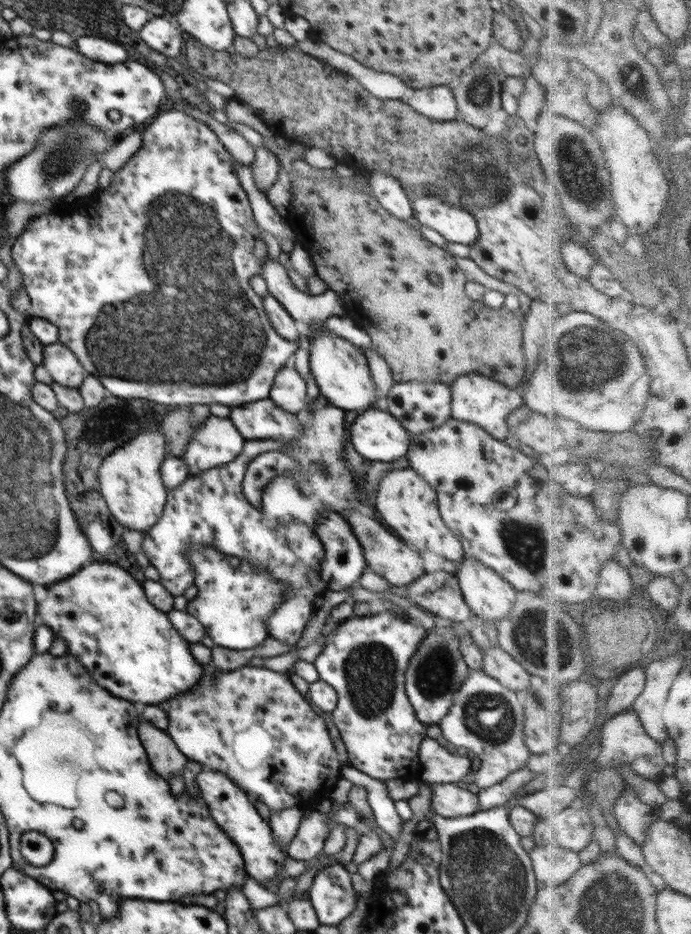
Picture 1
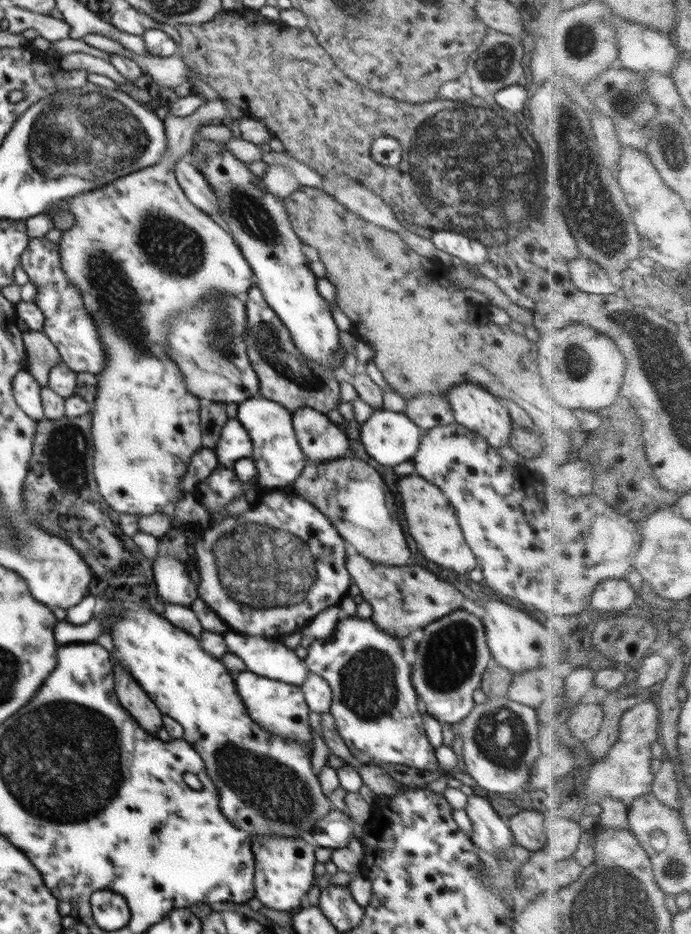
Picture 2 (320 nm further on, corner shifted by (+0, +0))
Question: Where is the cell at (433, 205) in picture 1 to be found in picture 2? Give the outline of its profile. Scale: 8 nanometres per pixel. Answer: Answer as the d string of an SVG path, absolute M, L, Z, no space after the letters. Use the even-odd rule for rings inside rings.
M433 230L431 241L440 250L460 258L467 264L484 264L487 261L488 248L480 243L480 237L470 239L462 236L460 232L454 234L452 231Z

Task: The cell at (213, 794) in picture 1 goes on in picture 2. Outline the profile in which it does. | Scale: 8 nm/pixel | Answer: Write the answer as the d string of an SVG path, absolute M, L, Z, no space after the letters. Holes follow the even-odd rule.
M259 836L252 840L251 849L255 856L254 886L258 900L274 910L298 908L315 884L314 864L317 861L314 846L301 837Z

